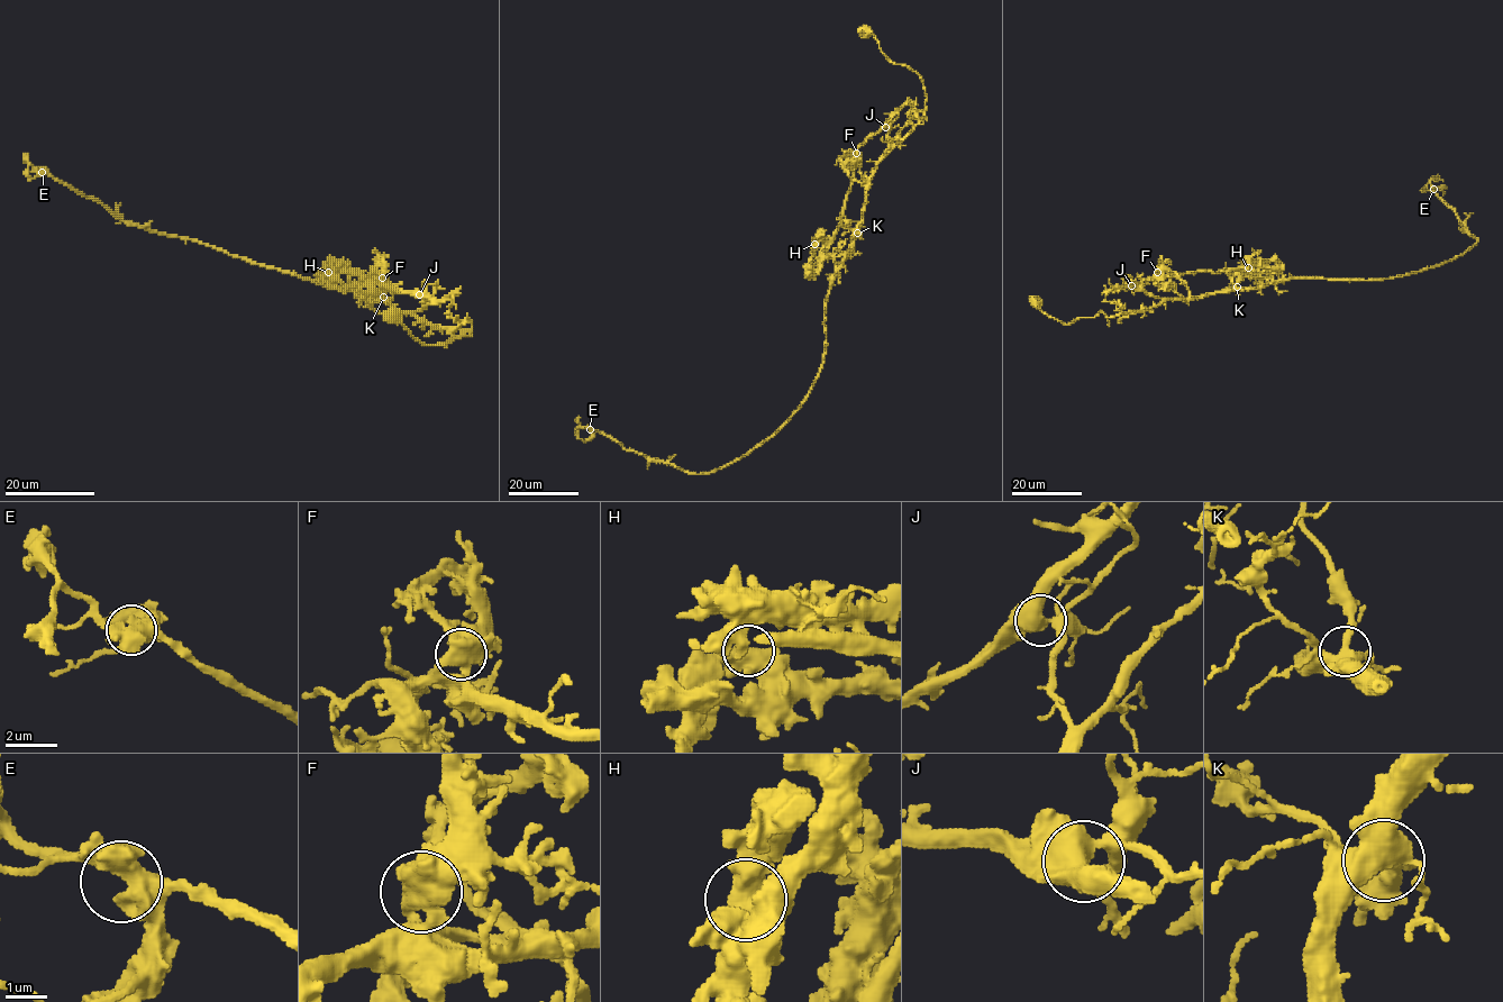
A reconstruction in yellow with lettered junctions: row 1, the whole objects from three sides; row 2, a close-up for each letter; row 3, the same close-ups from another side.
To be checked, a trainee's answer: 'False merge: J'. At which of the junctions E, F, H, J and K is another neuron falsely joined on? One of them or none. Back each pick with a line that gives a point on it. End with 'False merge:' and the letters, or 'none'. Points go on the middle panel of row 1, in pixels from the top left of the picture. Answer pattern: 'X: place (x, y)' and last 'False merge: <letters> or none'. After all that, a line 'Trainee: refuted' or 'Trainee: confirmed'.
J: place (885, 127)
False merge: J
Trainee: confirmed

